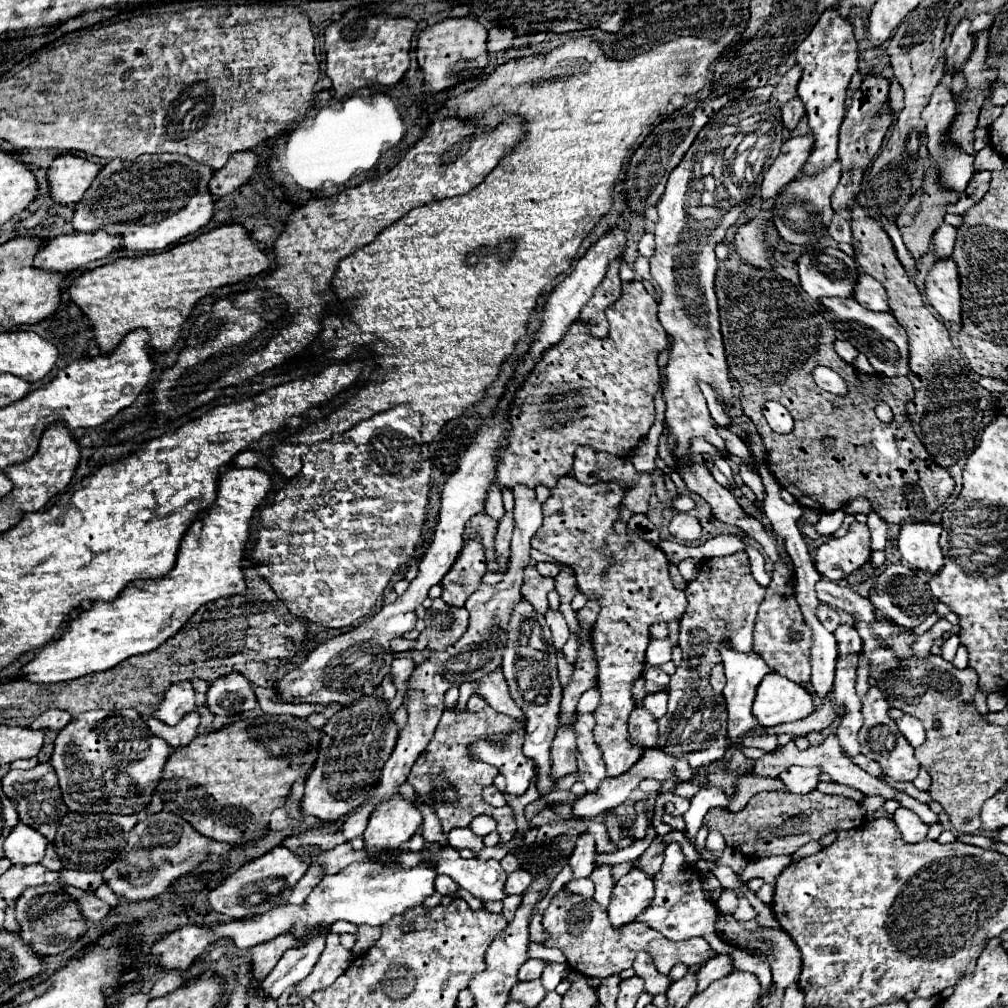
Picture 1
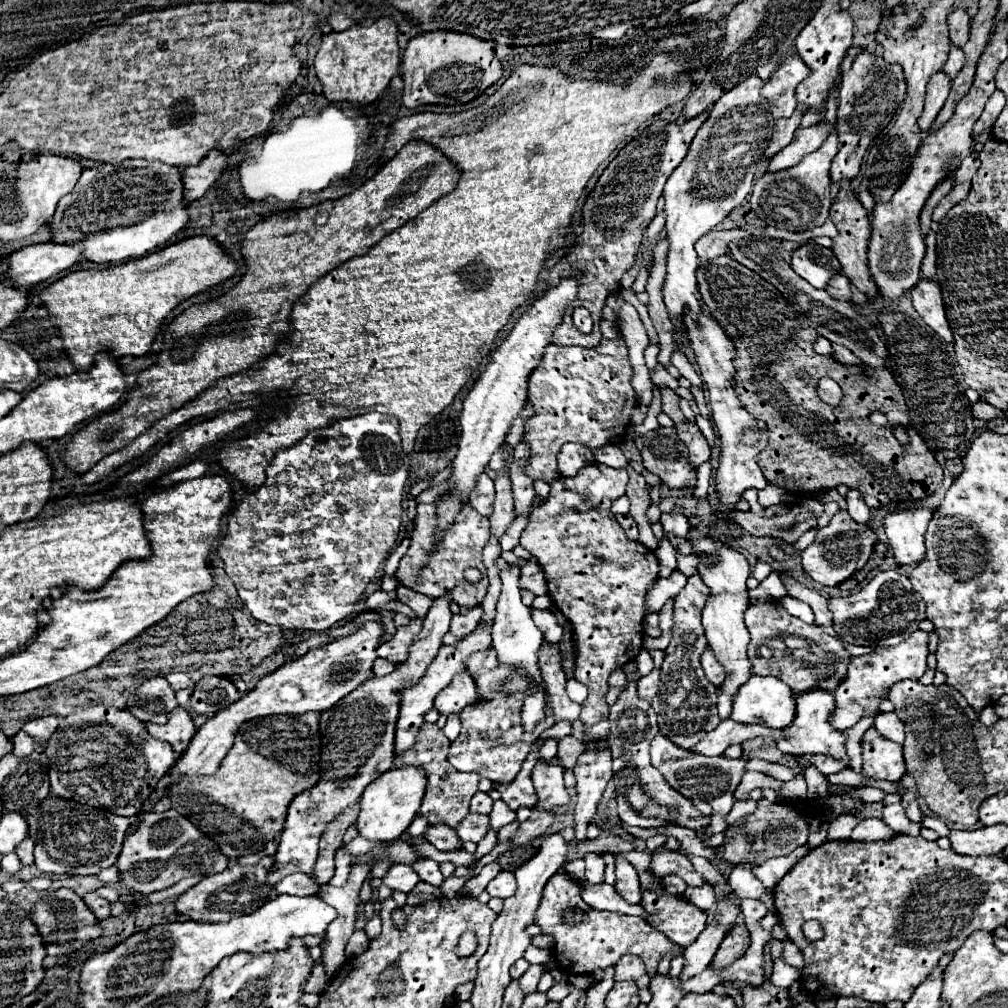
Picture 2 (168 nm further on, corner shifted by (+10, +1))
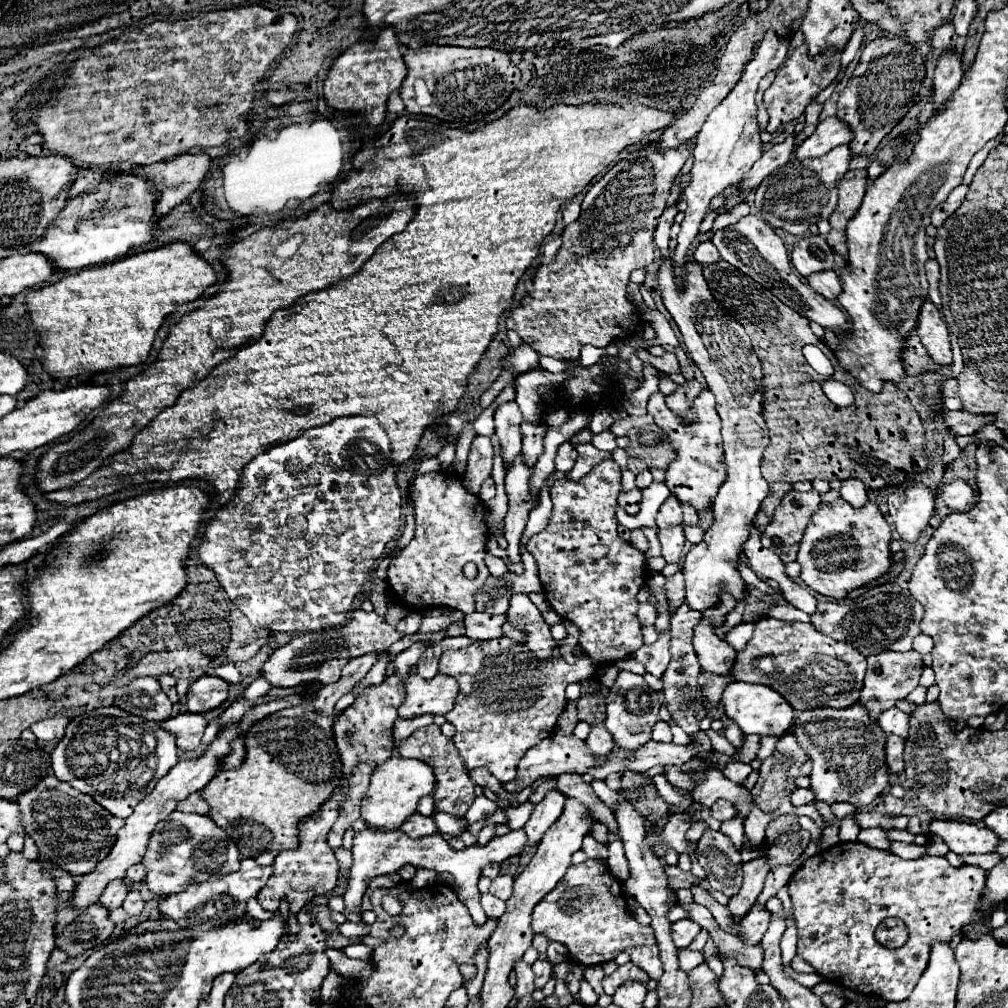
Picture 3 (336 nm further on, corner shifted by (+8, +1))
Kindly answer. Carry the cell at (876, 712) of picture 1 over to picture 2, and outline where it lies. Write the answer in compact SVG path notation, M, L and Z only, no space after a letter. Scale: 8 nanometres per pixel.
M873 726L861 738L861 754L863 770L869 778L897 782L905 774L901 746L885 740Z

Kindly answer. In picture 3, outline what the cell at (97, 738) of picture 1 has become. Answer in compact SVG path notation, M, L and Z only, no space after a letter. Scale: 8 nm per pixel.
M105 706L69 722L65 736L51 754L51 762L59 780L91 794L105 810L125 820L135 804L155 788L155 780L161 780L177 764L175 736L163 732L153 720L143 720L117 706Z

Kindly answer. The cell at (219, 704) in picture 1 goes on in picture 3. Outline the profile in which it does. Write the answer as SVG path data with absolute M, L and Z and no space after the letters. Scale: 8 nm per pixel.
M201 676L187 690L187 710L205 714L221 706L229 696L229 684L217 676Z

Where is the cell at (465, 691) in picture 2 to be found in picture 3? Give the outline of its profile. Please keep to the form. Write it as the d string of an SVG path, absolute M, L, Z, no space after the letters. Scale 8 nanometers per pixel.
M415 674L409 676L403 684L407 684L407 700L403 700L399 706L399 718L415 718L421 714L445 716L453 708L459 694L457 682L443 674L437 674L431 680Z

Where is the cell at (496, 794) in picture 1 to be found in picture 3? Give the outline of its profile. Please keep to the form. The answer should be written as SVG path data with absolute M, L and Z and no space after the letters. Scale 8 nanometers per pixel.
M479 796L479 798L471 804L471 808L467 810L465 820L467 820L469 824L473 824L473 822L479 822L479 820L485 820L485 818L491 816L495 810L497 810L497 804L495 804L493 800L489 800L489 798L485 798L485 796Z

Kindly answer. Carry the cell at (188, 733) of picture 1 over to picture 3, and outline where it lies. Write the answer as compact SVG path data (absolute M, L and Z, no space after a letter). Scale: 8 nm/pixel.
M183 712L183 714L177 714L177 716L161 722L161 726L177 736L177 746L181 750L195 750L203 738L207 720L199 714Z

